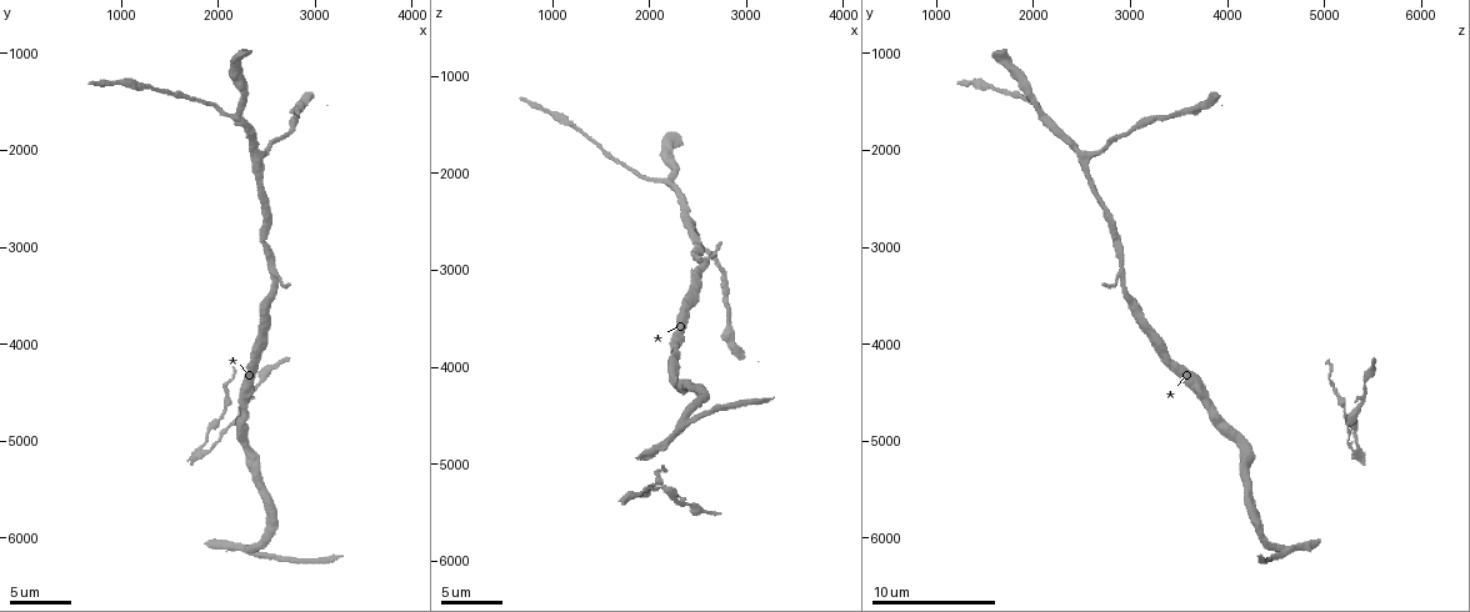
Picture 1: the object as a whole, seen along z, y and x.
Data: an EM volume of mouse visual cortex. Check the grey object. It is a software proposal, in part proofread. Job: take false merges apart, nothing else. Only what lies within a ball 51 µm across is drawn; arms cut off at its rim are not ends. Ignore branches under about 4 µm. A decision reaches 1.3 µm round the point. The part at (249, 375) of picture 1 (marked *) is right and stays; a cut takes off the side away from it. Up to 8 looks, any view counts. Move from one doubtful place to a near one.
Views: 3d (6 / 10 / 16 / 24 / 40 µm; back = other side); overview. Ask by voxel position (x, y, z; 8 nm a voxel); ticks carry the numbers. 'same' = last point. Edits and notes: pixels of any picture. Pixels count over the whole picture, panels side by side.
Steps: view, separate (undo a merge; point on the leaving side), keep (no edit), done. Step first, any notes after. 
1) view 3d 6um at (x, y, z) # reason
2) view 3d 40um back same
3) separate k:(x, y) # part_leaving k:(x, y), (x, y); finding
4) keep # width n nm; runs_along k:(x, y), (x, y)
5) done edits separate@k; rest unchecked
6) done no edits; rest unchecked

view 3d 10um at (2260, 5060, 4140) # narrows sharply

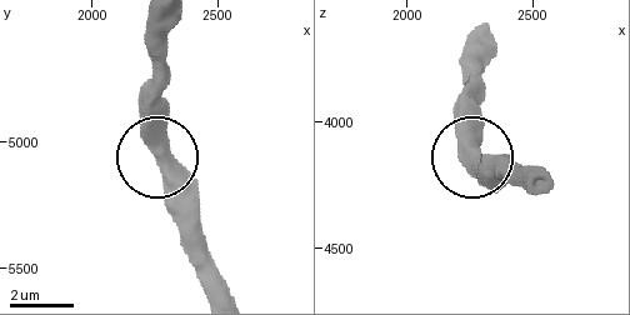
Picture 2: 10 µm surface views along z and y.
keep # one cell here

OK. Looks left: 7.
view 3d 16um at (2440, 2040, 2580)

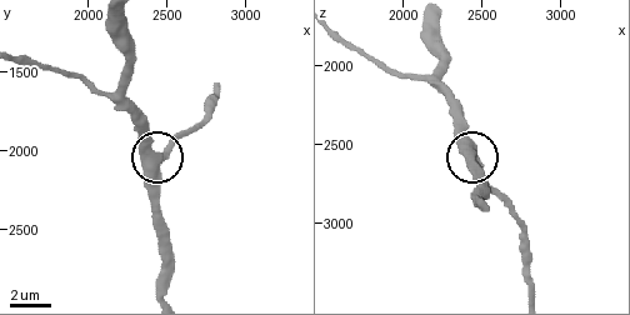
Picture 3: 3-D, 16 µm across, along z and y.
view 3d 6um same # zoom in

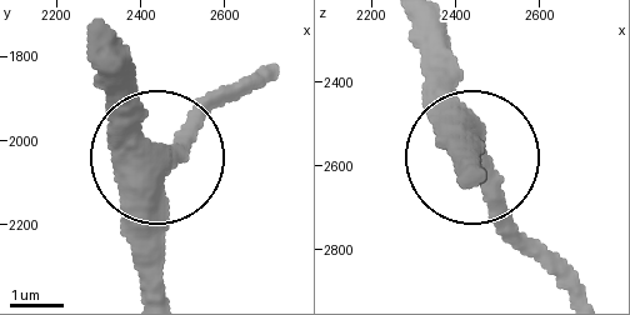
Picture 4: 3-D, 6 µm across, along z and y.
keep # continuous, no second cell

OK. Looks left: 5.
view 3d 10um at (2160, 1680, 2060) # three-way junction

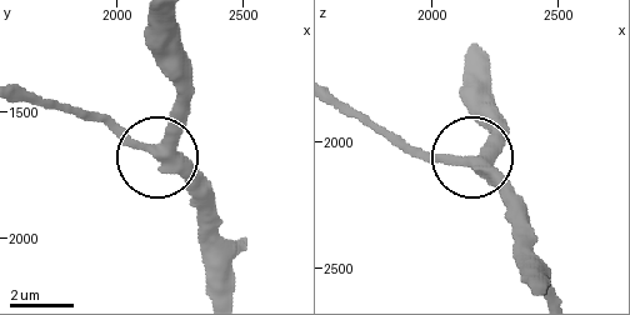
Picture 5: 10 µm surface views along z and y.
view 3d 10um back at (2160, 1640, 2080) # other side

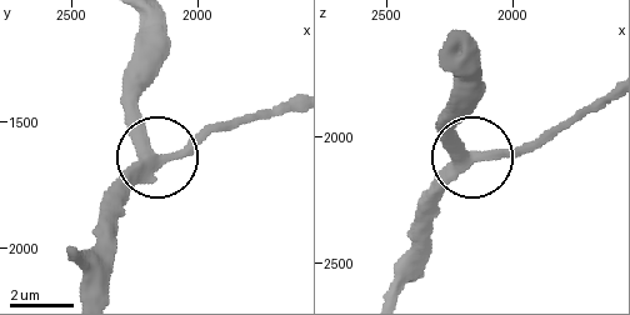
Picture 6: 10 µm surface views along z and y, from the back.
keep # runs_along 6:(86, 294), (99, 221), (153, 156), (121, 103); all the same cell

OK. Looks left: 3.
view 3d 10um at (2760, 1820, 2980) # calibre changes

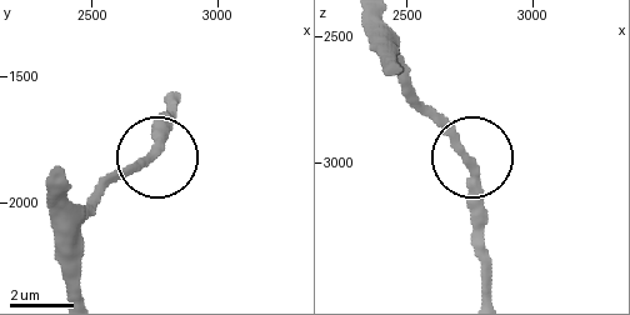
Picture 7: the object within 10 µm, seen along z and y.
keep # continuous, no second cell

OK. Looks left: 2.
done no edits; rest unchecked

